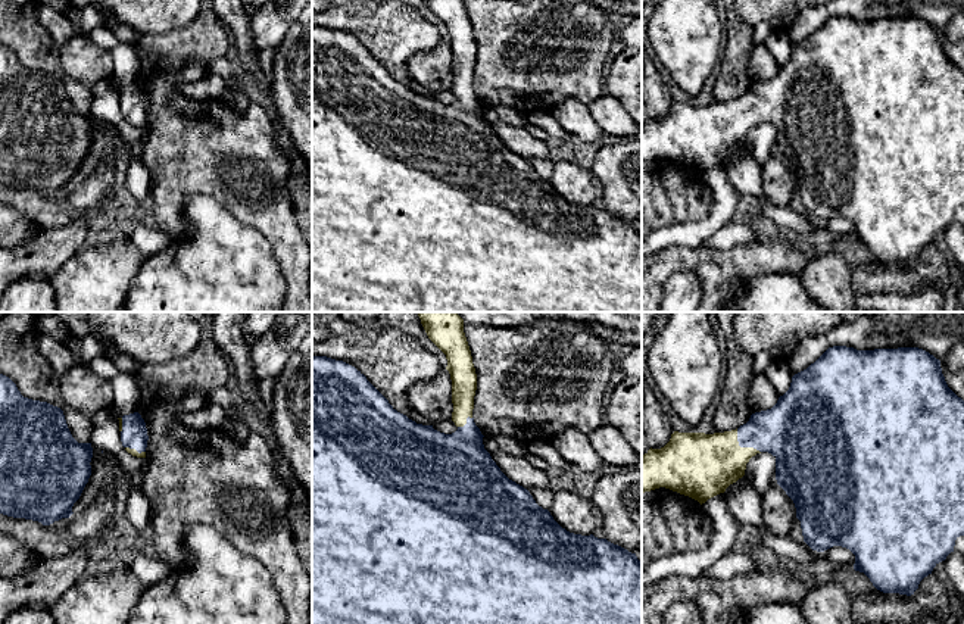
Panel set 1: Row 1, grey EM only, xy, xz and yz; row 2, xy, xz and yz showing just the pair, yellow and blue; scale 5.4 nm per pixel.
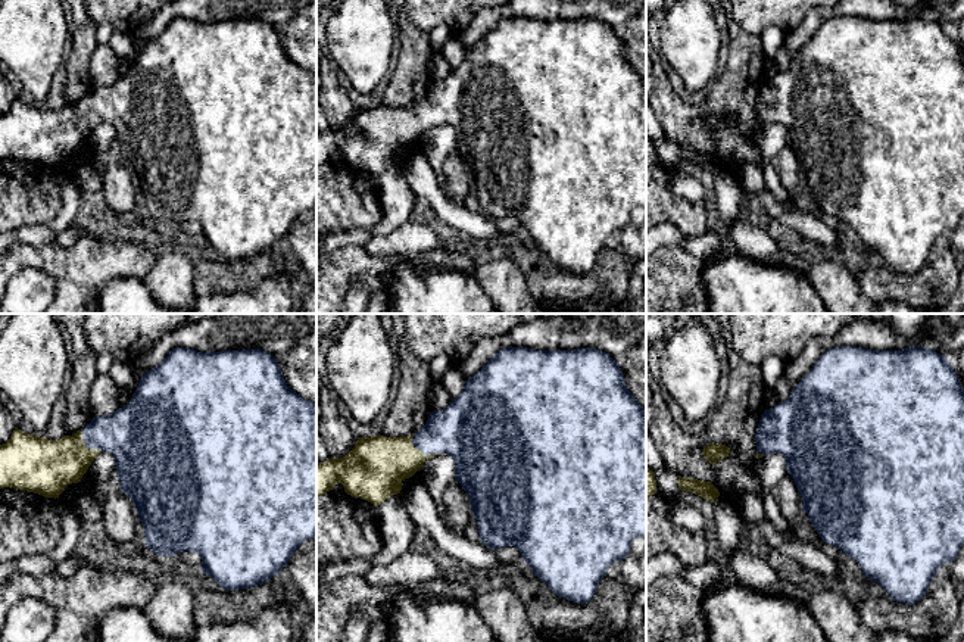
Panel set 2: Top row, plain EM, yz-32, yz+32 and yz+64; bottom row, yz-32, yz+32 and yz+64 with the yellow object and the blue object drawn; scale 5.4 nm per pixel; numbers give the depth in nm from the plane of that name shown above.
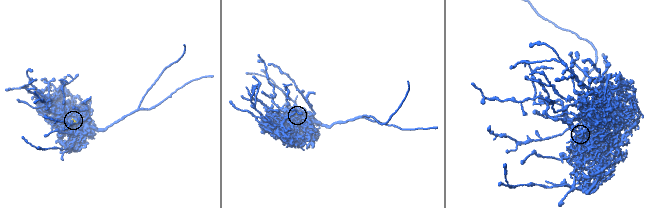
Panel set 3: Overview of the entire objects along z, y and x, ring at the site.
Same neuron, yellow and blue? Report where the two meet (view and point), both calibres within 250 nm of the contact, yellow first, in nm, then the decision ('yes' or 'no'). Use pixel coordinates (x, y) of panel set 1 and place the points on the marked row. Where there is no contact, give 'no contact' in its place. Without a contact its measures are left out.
meets yellow in yz at (742, 448); 360 nm thick on the yellow side, 280 nm on the other; yes

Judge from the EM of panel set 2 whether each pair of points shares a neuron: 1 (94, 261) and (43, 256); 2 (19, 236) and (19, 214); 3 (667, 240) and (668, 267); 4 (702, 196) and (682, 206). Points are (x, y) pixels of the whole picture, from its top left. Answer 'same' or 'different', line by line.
1: same
2: different
3: different
4: different

